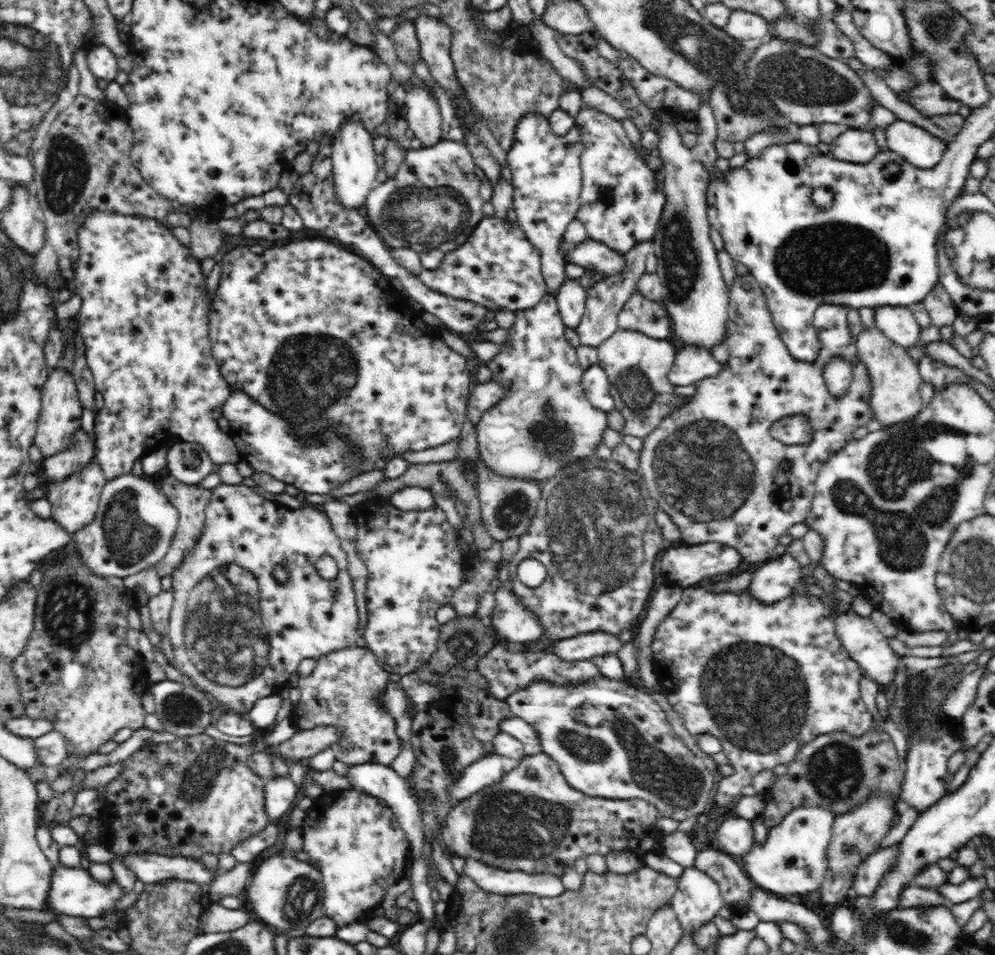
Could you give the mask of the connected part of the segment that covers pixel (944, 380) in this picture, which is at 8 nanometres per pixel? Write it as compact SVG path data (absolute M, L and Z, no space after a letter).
M930 356L920 358L918 362L919 373L923 380L931 384L934 391L944 391L946 386L952 384L970 385L972 380L960 368L952 368L942 364L940 360L933 360Z

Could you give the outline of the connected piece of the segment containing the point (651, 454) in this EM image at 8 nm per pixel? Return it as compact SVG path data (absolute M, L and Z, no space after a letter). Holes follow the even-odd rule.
M750 272L738 275L734 279L732 286L729 288L728 296L728 322L725 338L728 349L730 349L730 358L728 358L728 362L722 366L722 372L718 373L716 376L706 377L696 382L694 384L696 387L694 396L686 399L668 417L663 418L663 421L660 422L648 436L643 438L643 449L639 454L640 462L638 462L636 472L645 480L646 487L648 487L652 497L657 500L659 508L670 514L670 519L672 519L672 522L680 529L681 540L686 540L686 544L697 545L716 541L720 544L735 548L746 562L760 562L761 565L768 559L773 558L772 556L774 556L774 554L772 554L772 552L774 552L774 548L776 548L776 545L778 544L778 538L787 534L790 526L794 526L794 524L798 524L798 522L804 522L808 514L810 514L810 506L814 498L814 490L816 490L816 478L826 460L828 460L832 454L838 452L841 448L844 448L848 441L853 440L852 433L854 430L860 428L860 426L874 426L874 417L872 417L872 411L870 410L872 381L870 381L870 376L868 376L867 367L858 357L858 350L856 347L857 341L850 333L850 328L846 321L848 309L845 306L820 305L815 310L813 326L816 328L818 339L820 340L820 354L815 362L803 362L794 359L790 355L790 352L788 352L787 347L780 337L779 331L775 328L775 324L773 323L773 318L766 300L766 294L764 294L762 287ZM835 357L840 357L840 359L844 359L852 365L853 377L849 386L850 390L848 390L842 398L837 398L828 391L826 381L824 381L824 375L822 375L824 374L824 368ZM798 414L801 414L808 419L809 425L813 430L813 441L802 443L801 445L787 445L772 438L772 435L769 433L769 426L772 425L774 421ZM784 460L788 460L790 465L792 465L792 470L787 474L781 470L781 465Z

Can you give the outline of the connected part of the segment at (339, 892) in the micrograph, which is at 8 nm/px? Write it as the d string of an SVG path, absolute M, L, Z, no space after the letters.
M332 789L331 791L324 792L318 802L314 802L311 809L308 811L308 816L304 820L302 831L302 840L304 841L303 851L308 854L309 863L314 865L323 875L325 886L325 897L323 902L324 916L330 917L338 927L365 921L368 917L373 915L373 911L380 906L387 888L392 884L400 882L406 878L406 866L408 864L408 856L410 856L410 842L403 832L399 820L382 799L362 793L357 789Z

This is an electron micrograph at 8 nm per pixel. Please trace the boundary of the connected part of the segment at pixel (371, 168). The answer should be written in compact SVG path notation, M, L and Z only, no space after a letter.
M352 117L344 121L343 124L344 126L340 126L340 130L336 132L332 143L334 191L346 209L364 208L367 196L377 183L375 178L379 170L375 159L377 154L374 150L374 139L360 119Z

